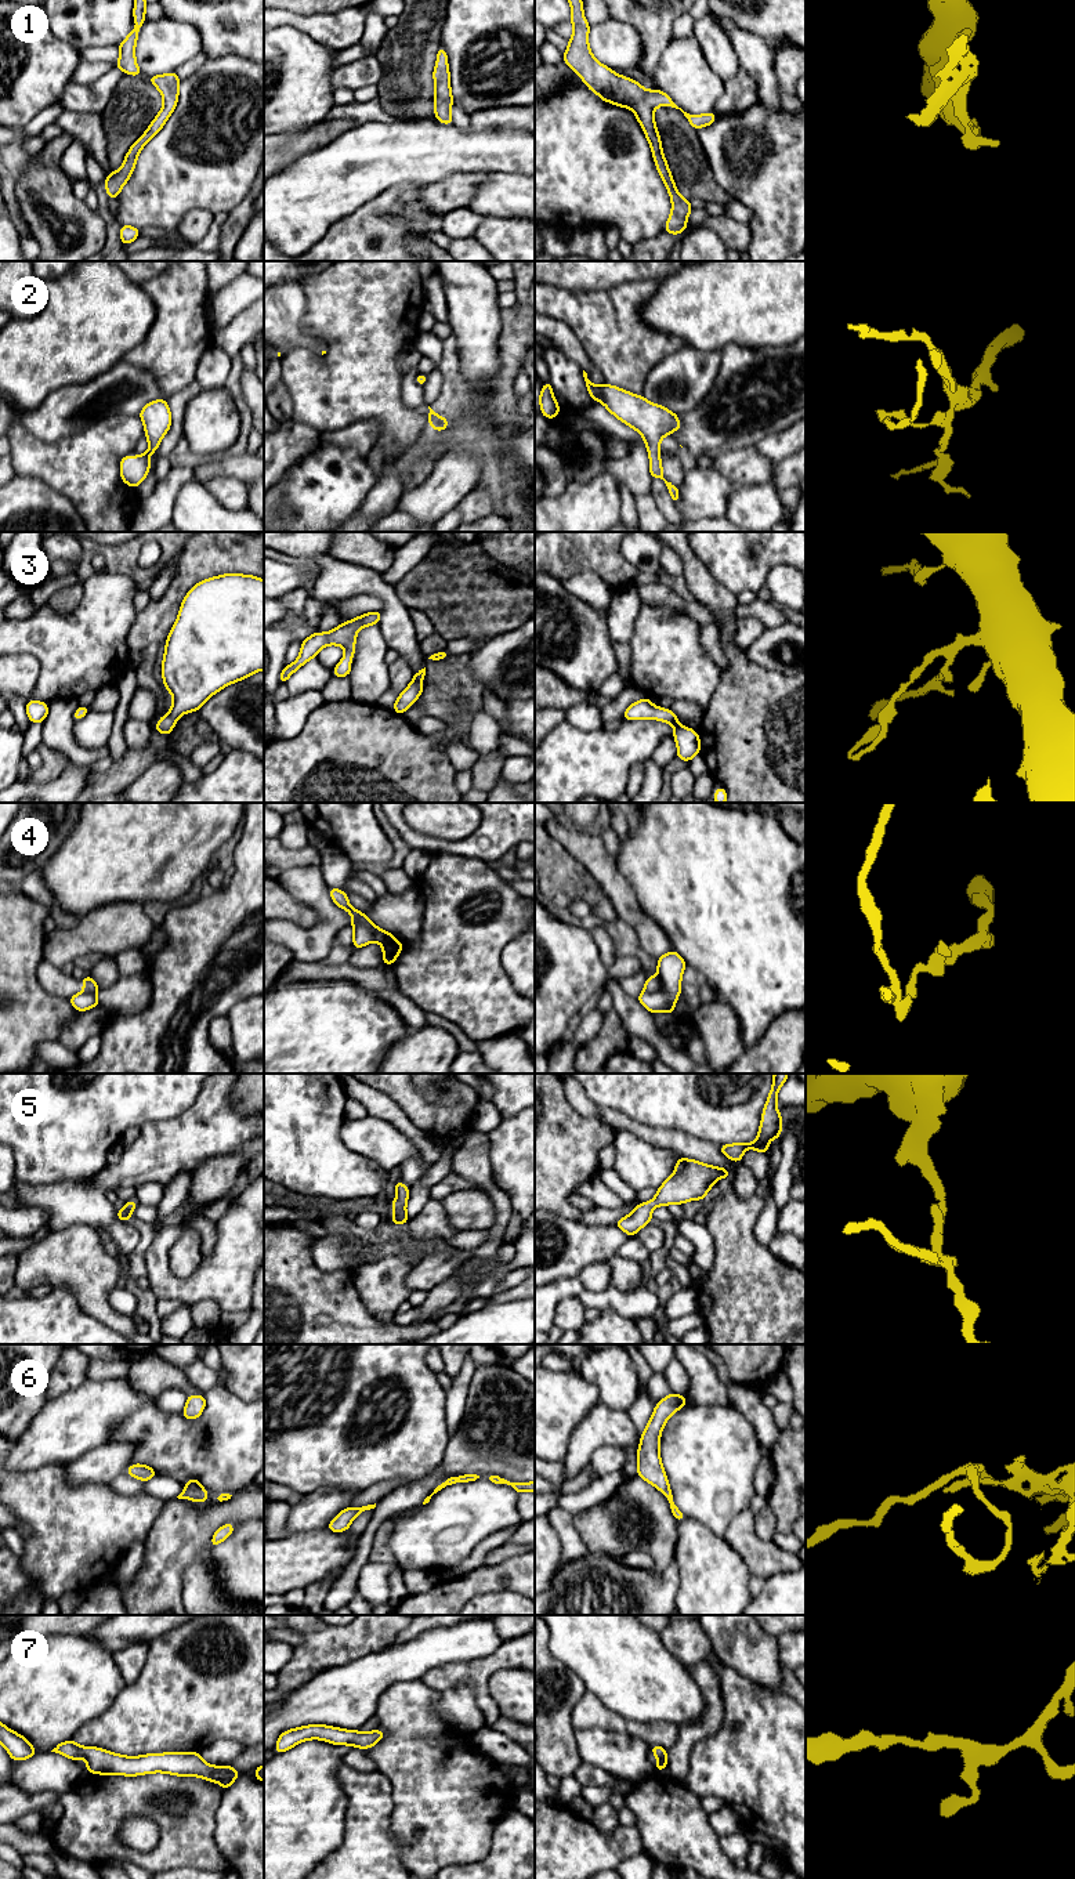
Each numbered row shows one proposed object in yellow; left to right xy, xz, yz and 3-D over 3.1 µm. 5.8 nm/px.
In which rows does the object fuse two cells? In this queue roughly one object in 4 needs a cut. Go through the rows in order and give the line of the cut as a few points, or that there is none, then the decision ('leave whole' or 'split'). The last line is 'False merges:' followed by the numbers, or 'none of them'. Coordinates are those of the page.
1: no cut | leave whole
2: no cut | leave whole
3: no cut | leave whole
4: xz (359, 916), (358, 919), (372, 931), (375, 940) | split
5: no cut | leave whole
6: no cut | leave whole
7: no cut | leave whole
False merges: 4

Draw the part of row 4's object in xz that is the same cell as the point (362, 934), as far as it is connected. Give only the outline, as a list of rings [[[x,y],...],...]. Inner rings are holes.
[[[329,887],[330,898],[333,902],[341,909],[347,910],[352,916],[351,927],[354,930],[352,945],[355,949],[359,949],[374,941],[373,931],[365,923],[358,919],[363,916],[363,913],[358,909],[354,909],[350,905],[348,897],[344,891],[339,888]]]

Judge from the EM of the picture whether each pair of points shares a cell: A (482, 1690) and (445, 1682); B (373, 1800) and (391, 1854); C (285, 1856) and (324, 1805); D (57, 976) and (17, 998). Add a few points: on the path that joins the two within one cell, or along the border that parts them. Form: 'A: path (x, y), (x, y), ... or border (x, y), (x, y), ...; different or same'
A: path (473, 1680), (470, 1677), (455, 1677); same
B: path (373, 1814), (373, 1836), (377, 1841); same
C: path (285, 1842), (310, 1814); same
D: border (42, 959), (37, 983), (68, 999); different

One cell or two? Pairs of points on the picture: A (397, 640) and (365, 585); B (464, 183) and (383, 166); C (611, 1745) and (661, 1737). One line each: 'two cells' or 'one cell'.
A: one cell
B: two cells
C: two cells

